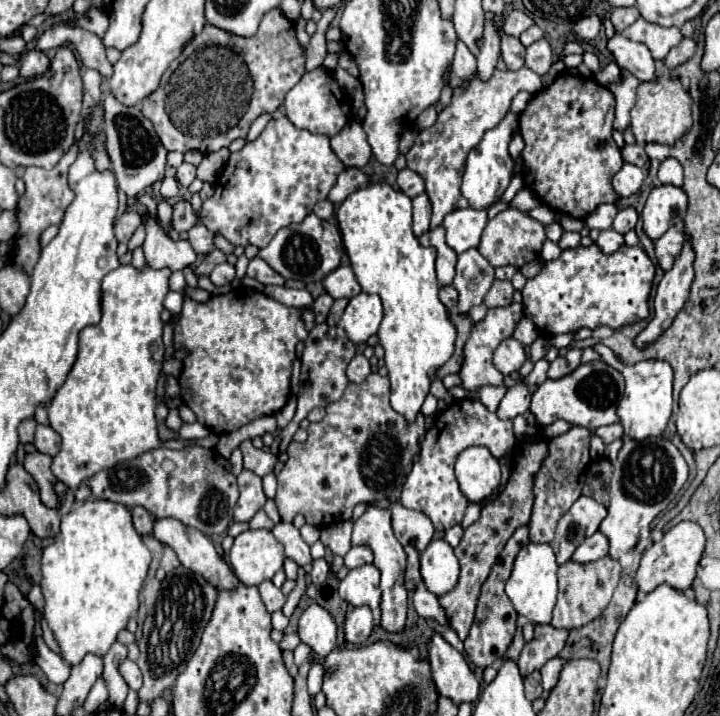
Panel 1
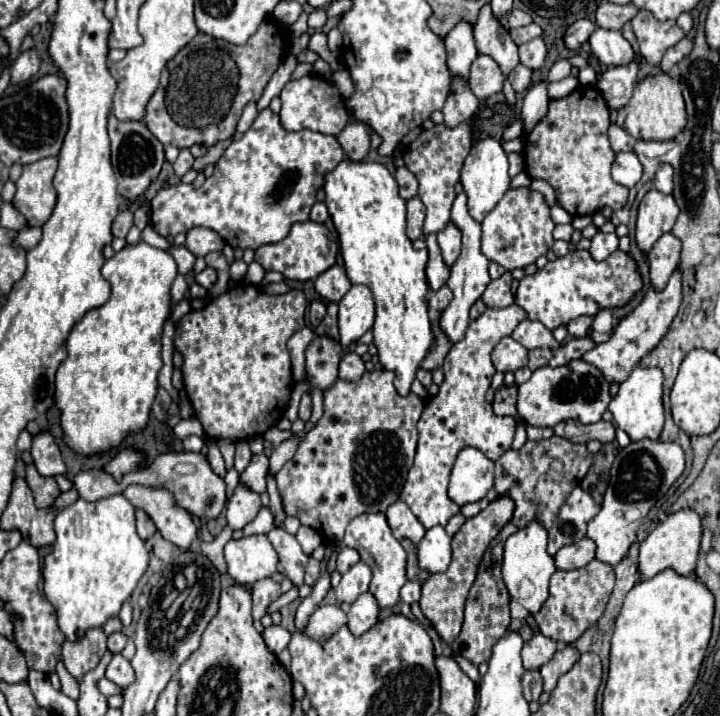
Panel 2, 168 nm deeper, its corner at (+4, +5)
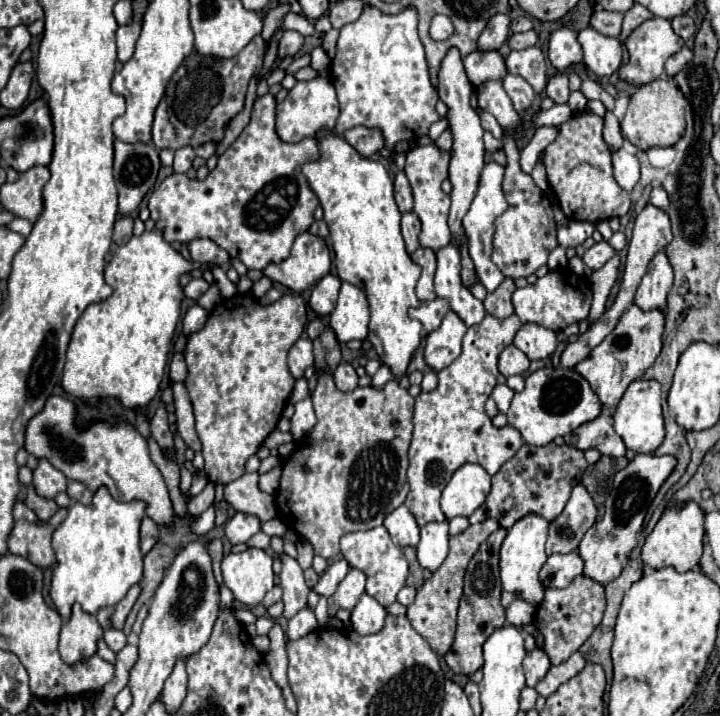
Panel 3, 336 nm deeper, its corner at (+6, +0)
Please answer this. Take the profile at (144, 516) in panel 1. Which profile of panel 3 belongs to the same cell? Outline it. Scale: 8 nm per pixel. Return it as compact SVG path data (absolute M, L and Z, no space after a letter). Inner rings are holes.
M144 518L144 520L142 520L142 528L140 528L142 554L148 554L156 542L158 542L158 526L154 524L154 520Z

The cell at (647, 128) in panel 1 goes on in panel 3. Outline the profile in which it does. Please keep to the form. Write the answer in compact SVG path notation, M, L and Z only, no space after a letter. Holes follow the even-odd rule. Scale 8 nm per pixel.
M654 80L650 84L640 86L628 104L628 112L622 120L622 134L628 138L636 148L648 150L654 146L674 146L686 128L685 108L690 105L686 96L678 90L678 86L670 84L668 80Z

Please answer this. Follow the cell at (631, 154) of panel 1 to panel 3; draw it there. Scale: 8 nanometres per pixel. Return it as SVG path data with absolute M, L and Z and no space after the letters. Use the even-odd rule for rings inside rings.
M608 110L606 116L604 116L604 130L602 130L602 136L604 136L604 142L608 144L610 150L618 150L624 142L622 138L622 132L620 132L620 122L616 120L616 116Z

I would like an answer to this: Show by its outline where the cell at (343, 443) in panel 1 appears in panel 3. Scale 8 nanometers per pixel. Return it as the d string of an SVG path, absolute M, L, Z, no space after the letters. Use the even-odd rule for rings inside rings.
M324 372L318 378L312 402L318 422L308 434L306 442L284 462L276 506L278 518L298 536L308 540L314 548L314 554L322 558L336 558L340 554L338 542L344 534L380 526L386 514L396 510L408 494L406 470L412 438L414 398L402 386L398 386L398 382L388 382L382 390L366 386L352 392L340 392L334 386L332 374Z

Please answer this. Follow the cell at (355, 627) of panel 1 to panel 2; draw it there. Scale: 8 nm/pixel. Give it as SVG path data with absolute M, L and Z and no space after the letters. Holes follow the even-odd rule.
M362 593L350 607L348 611L348 629L352 635L362 635L366 633L376 621L376 599L370 593Z

